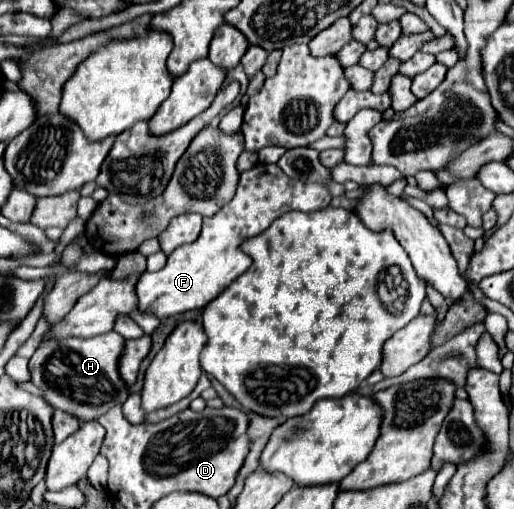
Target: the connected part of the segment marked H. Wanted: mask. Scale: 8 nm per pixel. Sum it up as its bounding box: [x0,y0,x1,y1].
[30,331,128,421]

